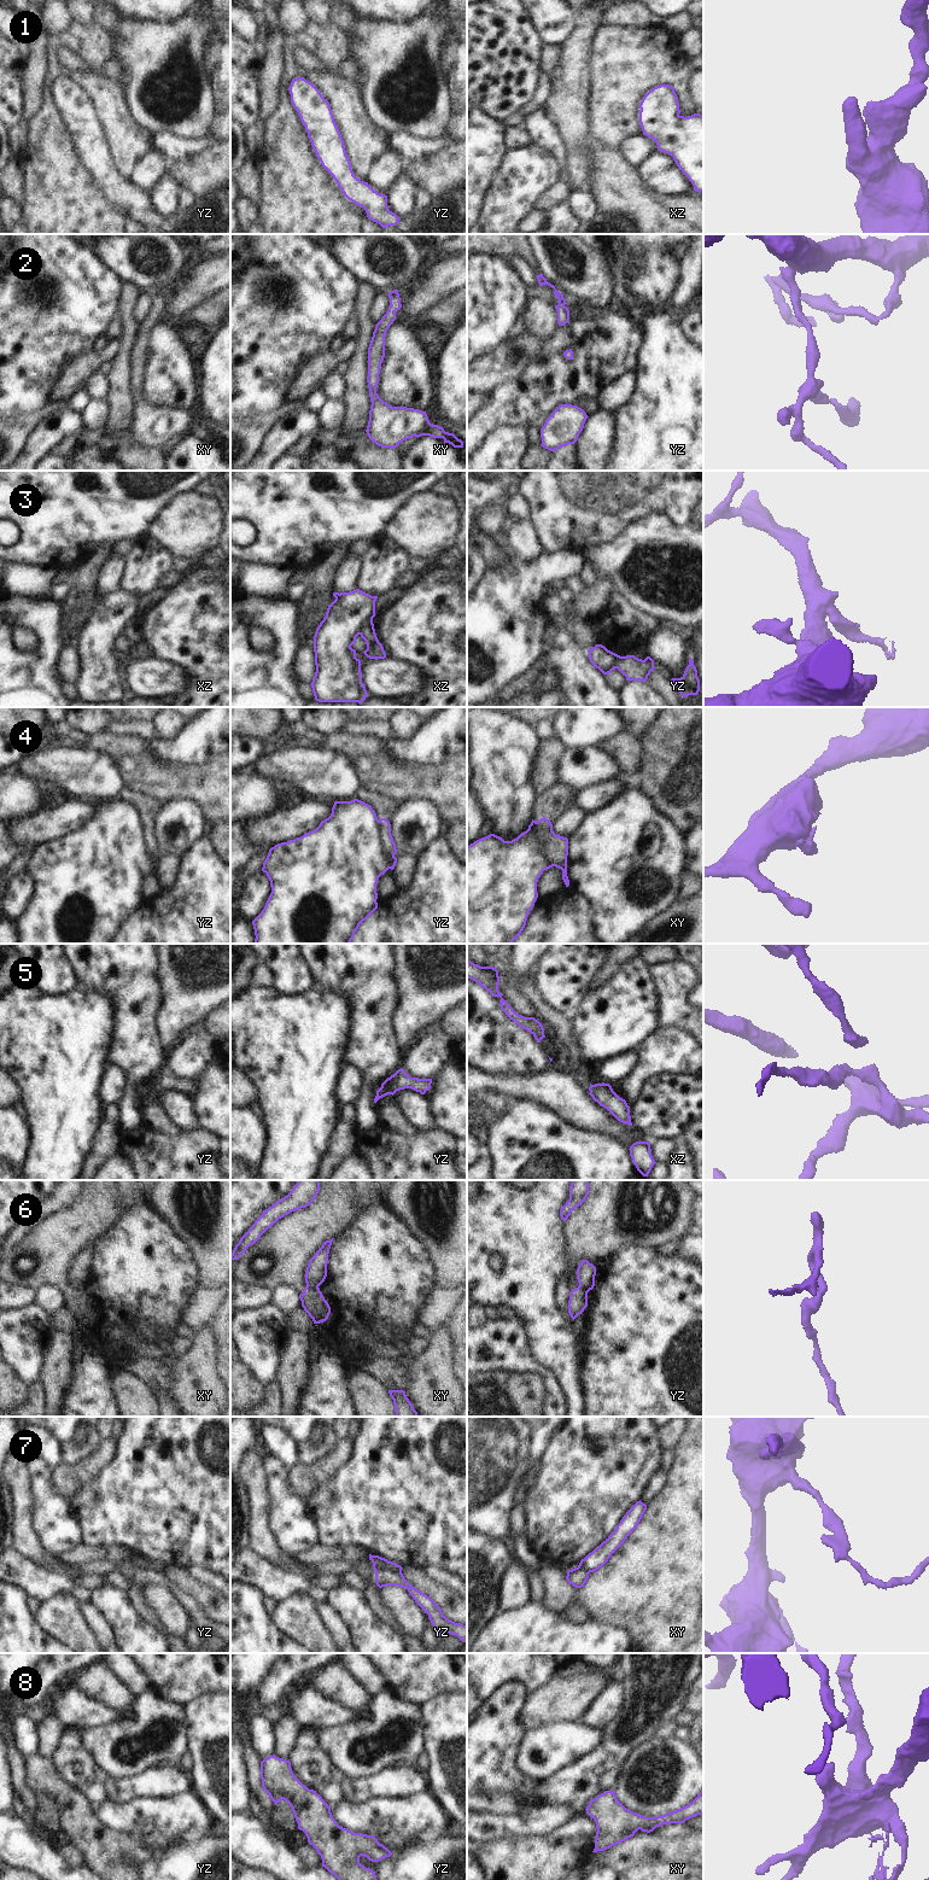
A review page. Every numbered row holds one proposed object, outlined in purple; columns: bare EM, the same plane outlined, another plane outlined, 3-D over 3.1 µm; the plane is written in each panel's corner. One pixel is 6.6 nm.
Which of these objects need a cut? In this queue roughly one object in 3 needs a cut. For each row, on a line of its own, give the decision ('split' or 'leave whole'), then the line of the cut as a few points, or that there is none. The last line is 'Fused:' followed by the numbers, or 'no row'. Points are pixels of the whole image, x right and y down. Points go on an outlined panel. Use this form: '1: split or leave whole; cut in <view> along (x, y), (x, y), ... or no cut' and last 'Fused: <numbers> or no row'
1: leave whole; no cut
2: leave whole; no cut
3: split; cut in xz along (372, 618), (361, 629), (360, 634)
4: split; cut in yz along (378, 821), (381, 848), (386, 856), (389, 868)
5: leave whole; no cut
6: split; cut in xy along (307, 1285), (317, 1288)
7: split; cut in yz along (401, 1570), (378, 1570), (375, 1572)
8: leave whole; no cut
Fused: 3, 4, 6, 7

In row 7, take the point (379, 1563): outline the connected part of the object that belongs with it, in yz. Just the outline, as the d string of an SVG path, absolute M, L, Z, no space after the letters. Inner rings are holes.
M369 1554L369 1559L373 1563L373 1569L375 1572L378 1570L387 1570L387 1571L397 1572L397 1571L402 1571L402 1569L403 1569L401 1565L388 1561L387 1559L381 1558L379 1555Z

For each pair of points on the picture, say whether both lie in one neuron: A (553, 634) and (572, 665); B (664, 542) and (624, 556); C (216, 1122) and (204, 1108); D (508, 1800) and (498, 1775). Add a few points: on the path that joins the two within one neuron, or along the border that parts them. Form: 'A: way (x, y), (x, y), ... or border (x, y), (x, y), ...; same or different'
A: way (558, 641), (560, 651), (567, 658); same
B: way (654, 547), (649, 550), (636, 550), (634, 553); same
C: way (215, 1119), (208, 1111); same
D: border (479, 1792), (514, 1791), (531, 1800); different

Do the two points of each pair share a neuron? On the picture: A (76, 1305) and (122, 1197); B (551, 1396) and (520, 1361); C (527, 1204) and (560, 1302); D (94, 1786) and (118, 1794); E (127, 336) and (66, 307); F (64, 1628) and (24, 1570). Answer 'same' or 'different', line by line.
A: different
B: same
C: different
D: different
E: different
F: different

